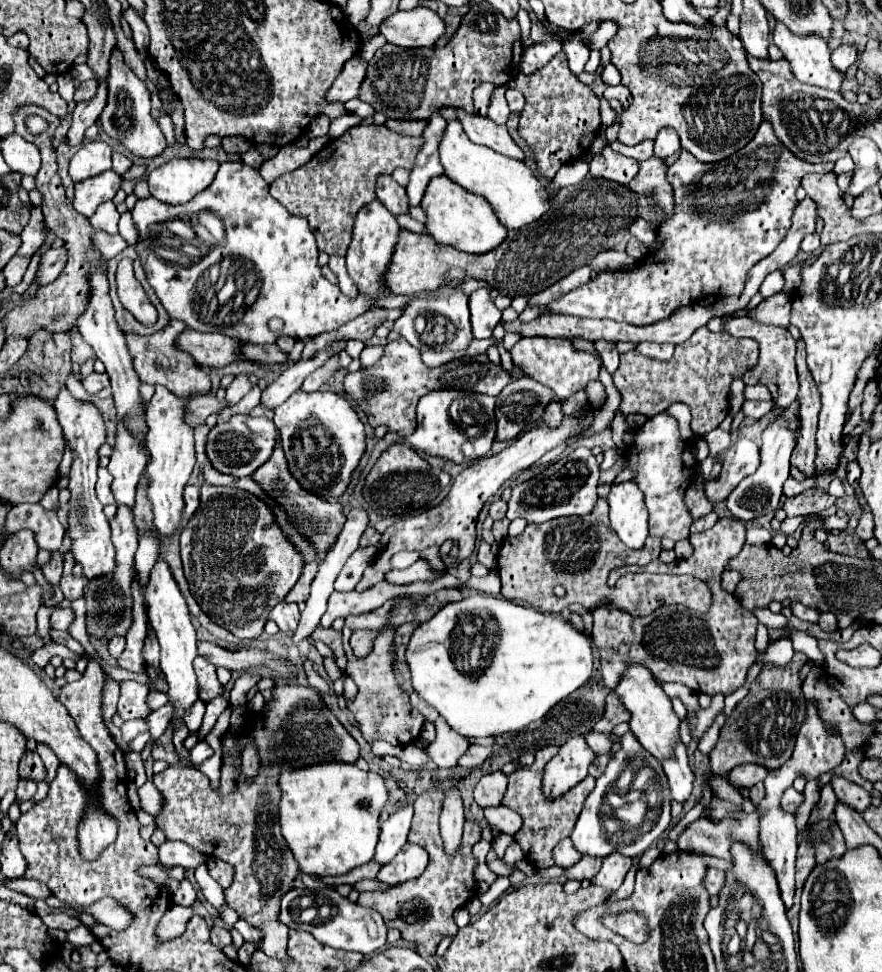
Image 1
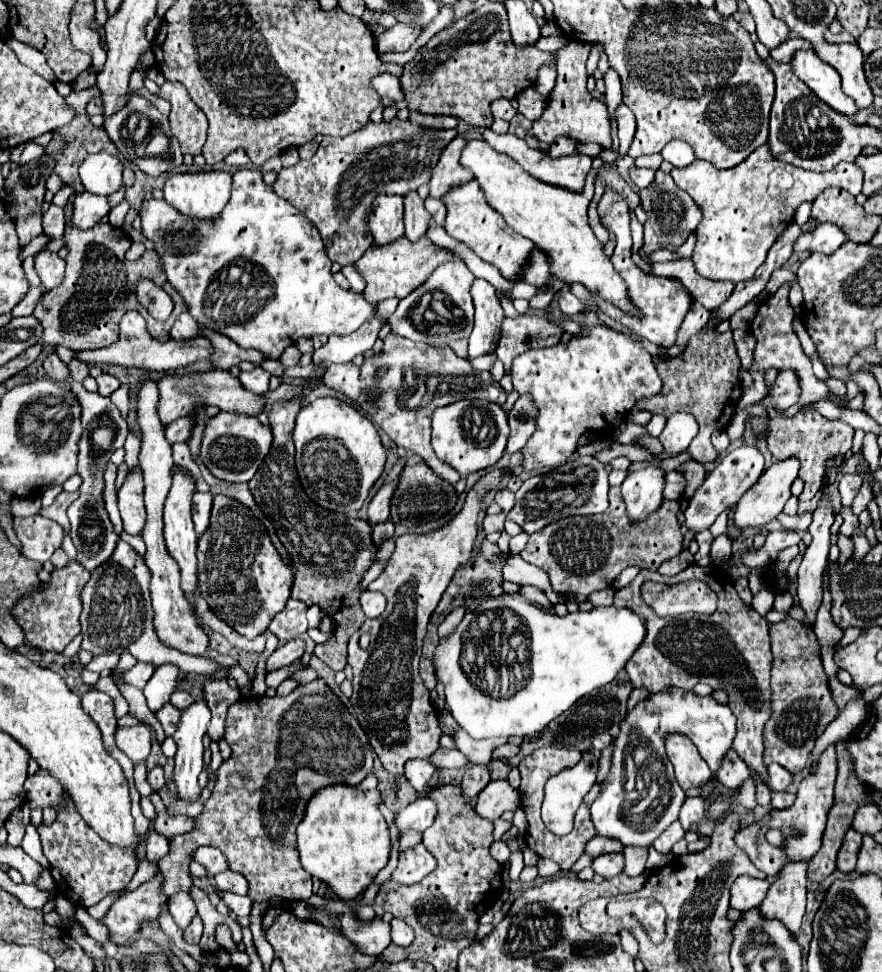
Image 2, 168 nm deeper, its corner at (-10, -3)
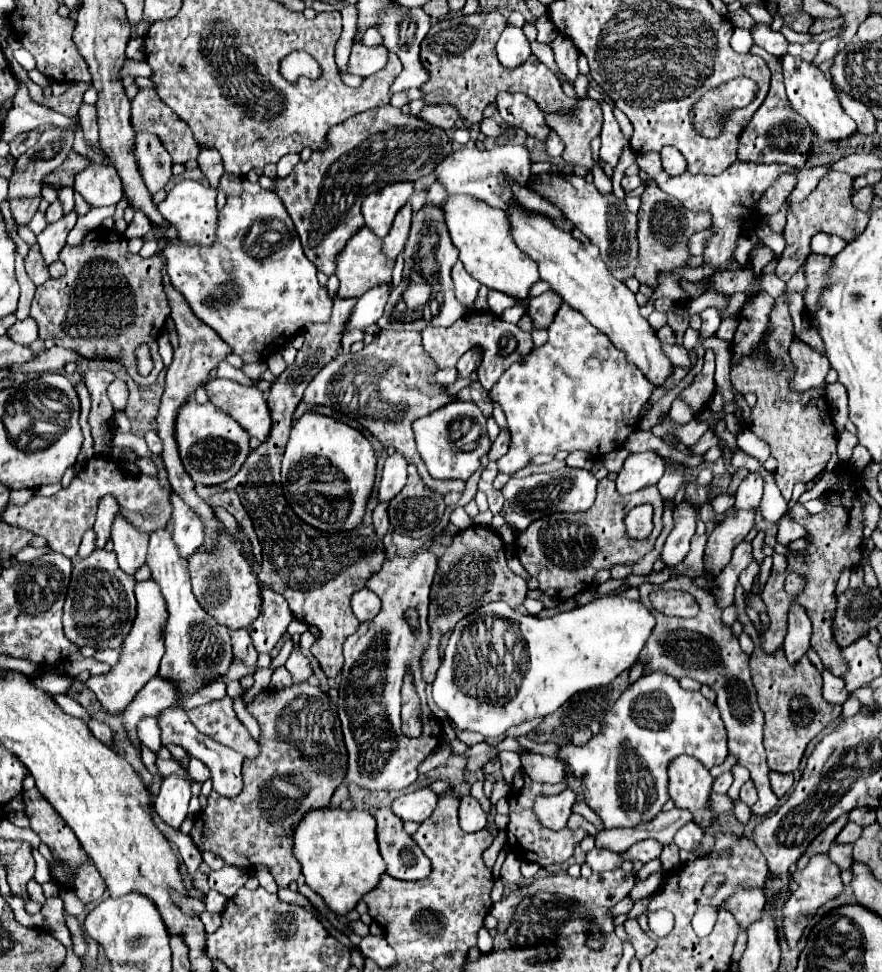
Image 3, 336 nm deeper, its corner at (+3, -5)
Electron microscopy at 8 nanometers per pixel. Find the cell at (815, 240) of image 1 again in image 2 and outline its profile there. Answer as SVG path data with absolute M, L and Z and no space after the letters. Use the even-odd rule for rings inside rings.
M820 224L816 230L812 232L804 232L796 244L794 250L796 252L822 252L822 254L832 254L840 248L840 244L844 244L848 238L846 234L834 226L834 224Z

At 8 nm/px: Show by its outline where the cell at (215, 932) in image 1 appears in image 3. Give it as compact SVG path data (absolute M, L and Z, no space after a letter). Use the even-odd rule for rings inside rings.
M203 910L203 912L201 912L201 922L203 922L203 926L205 926L207 934L213 934L213 932L221 926L221 914Z

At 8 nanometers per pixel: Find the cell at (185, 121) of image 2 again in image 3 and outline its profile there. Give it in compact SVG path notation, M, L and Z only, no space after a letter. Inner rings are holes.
M141 88L141 90L137 92L137 96L133 98L133 102L131 102L131 122L133 122L131 126L133 126L135 132L151 132L151 134L155 134L155 136L161 140L161 144L167 148L167 152L171 154L173 162L185 164L187 160L197 158L199 152L201 152L201 146L199 146L199 142L195 140L195 136L193 136L191 128L189 128L189 124L185 124L185 122L159 98L157 90L153 90L153 88Z

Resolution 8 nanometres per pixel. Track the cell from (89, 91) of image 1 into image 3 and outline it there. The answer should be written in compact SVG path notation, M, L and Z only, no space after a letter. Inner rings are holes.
M81 104L79 108L79 116L81 116L81 128L83 128L83 140L87 146L95 148L97 146L97 122L95 122L95 108L89 104Z

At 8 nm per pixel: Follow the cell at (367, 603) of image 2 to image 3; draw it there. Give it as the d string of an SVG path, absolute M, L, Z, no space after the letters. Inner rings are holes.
M363 588L363 590L353 594L351 608L353 608L355 616L359 618L359 622L367 622L367 620L373 620L379 614L381 600L375 592L371 592L369 588Z

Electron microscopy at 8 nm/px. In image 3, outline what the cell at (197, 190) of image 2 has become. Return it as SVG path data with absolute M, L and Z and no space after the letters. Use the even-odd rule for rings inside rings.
M181 180L177 182L165 202L159 204L159 212L165 216L169 224L175 226L177 238L185 244L199 244L199 246L209 246L217 238L217 204L215 204L217 190L209 188L207 184L199 184L195 180Z

